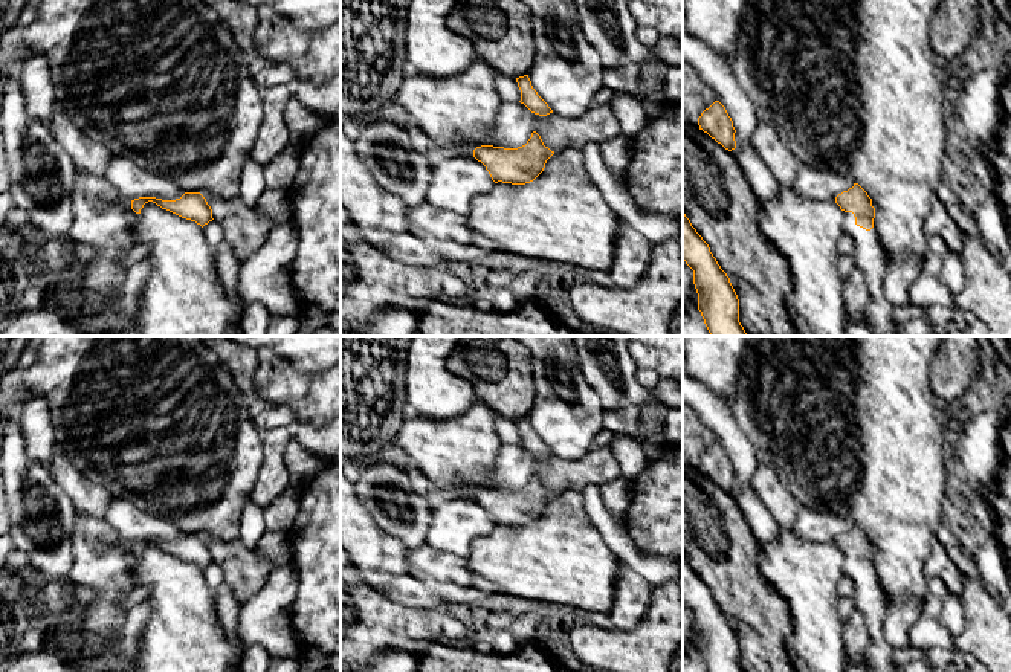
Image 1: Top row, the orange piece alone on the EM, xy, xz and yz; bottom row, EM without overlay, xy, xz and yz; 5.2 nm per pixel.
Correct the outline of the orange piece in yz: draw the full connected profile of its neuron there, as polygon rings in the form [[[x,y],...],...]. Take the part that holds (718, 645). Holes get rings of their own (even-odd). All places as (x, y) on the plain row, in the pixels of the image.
[[[683,551],[683,602],[693,612],[698,652],[707,672],[744,672],[739,641],[727,615]]]

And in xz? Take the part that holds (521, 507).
[[[536,473],[518,490],[481,487],[473,492],[473,499],[486,509],[495,525],[512,527],[533,524],[553,496]]]

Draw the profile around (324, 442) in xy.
[[[341,417],[325,426],[313,426],[305,422],[292,425],[293,438],[324,463],[341,463]]]

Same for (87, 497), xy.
[[[57,444],[49,472],[57,484],[64,490],[78,513],[104,519],[113,495],[99,483],[84,475]]]

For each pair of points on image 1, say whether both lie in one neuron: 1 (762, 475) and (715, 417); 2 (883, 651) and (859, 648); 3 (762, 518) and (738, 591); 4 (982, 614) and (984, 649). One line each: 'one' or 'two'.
1: two
2: two
3: two
4: one

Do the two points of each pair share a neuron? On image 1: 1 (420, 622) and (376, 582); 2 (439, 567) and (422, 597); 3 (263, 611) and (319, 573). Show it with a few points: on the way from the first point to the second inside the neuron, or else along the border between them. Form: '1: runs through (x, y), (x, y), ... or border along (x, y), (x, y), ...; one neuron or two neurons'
1: border along (367, 585), (405, 605), (434, 610); two neurons
2: border along (410, 573), (445, 599); two neurons
3: border along (290, 564), (297, 581), (292, 623); two neurons

